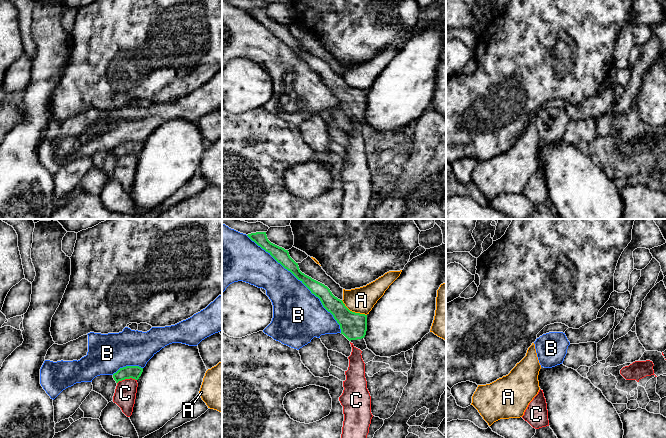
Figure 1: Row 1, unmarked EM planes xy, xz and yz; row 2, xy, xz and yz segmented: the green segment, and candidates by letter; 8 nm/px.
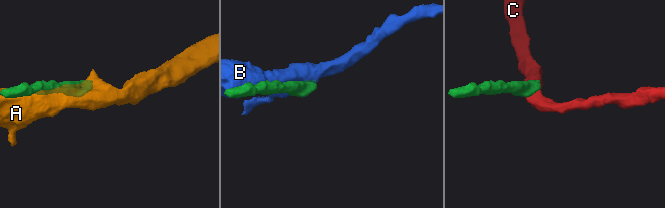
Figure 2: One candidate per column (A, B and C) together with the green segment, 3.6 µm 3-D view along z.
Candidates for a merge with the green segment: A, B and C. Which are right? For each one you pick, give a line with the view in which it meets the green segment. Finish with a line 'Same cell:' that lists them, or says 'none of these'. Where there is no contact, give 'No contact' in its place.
Same cell: none of these

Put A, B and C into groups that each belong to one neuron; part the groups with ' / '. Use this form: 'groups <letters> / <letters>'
groups A / B / C

